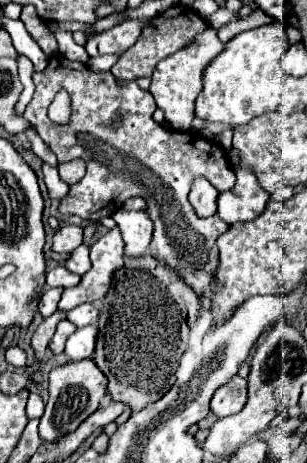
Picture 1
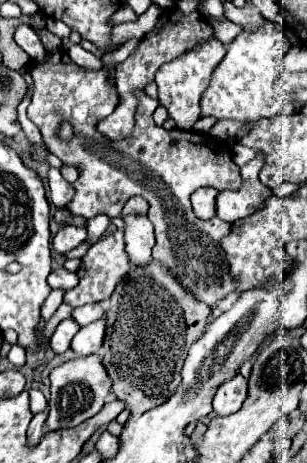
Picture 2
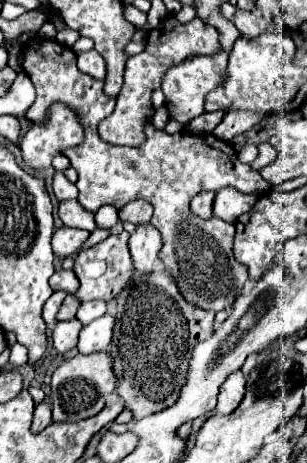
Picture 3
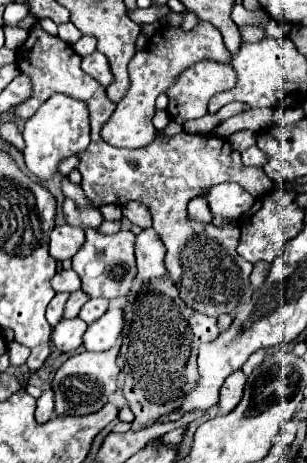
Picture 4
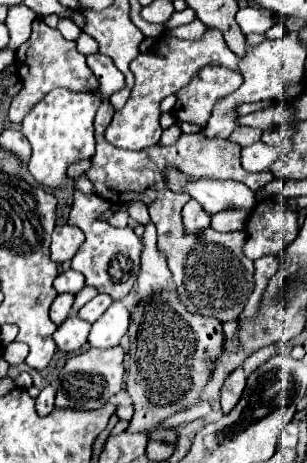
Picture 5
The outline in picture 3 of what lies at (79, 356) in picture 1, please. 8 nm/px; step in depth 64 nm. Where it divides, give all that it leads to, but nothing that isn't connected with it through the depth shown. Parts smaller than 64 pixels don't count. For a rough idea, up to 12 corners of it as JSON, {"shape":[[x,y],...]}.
{"shape":[[112,314],[84,326],[78,352],[92,354],[112,340]]}

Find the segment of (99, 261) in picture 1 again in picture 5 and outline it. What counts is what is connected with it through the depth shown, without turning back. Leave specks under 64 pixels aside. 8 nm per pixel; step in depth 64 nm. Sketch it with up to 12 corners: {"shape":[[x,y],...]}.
{"shape":[[76,188],[68,224],[86,236],[72,258],[86,286],[124,298],[140,272],[132,228],[98,220],[108,200]]}

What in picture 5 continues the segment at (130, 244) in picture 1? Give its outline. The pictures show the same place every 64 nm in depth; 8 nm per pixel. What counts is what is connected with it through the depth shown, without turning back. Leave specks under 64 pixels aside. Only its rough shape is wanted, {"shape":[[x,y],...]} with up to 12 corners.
{"shape":[[152,222],[142,234],[140,300],[172,286]]}

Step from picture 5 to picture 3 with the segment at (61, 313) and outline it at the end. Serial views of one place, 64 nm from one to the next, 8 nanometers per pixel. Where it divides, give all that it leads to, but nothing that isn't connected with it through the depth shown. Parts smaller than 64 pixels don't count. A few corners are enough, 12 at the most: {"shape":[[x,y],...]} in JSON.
{"shape":[[54,292],[44,304],[44,322],[48,330],[56,326],[56,312],[66,292]]}

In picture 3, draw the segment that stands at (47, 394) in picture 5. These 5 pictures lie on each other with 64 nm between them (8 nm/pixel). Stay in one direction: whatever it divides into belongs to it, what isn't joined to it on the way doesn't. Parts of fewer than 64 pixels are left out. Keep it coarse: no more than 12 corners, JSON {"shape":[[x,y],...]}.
{"shape":[[50,398],[34,410],[32,432],[42,432],[50,422]]}

